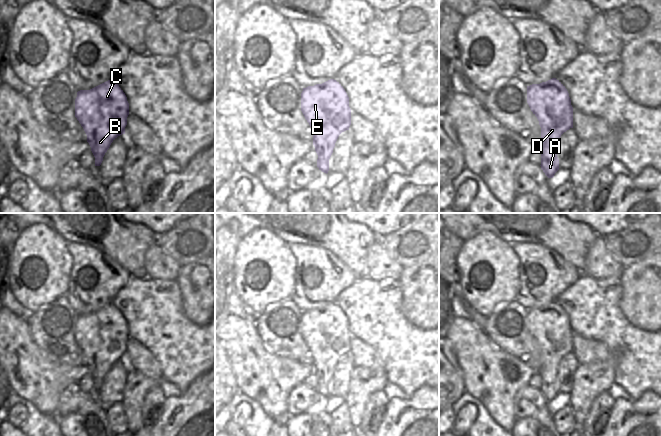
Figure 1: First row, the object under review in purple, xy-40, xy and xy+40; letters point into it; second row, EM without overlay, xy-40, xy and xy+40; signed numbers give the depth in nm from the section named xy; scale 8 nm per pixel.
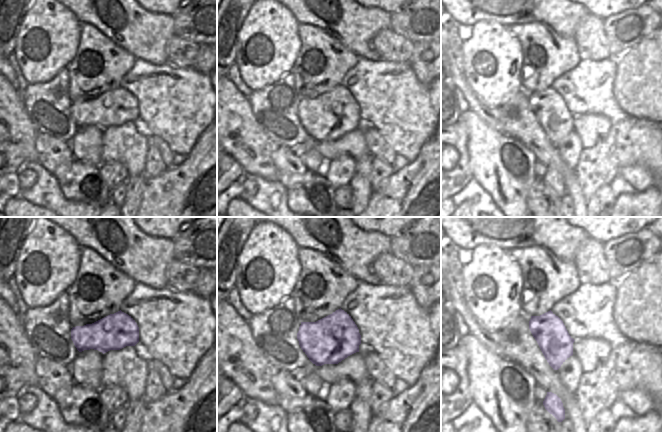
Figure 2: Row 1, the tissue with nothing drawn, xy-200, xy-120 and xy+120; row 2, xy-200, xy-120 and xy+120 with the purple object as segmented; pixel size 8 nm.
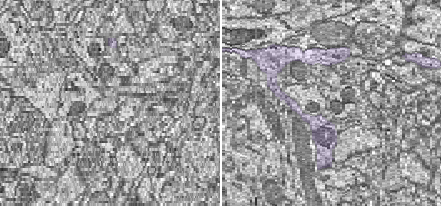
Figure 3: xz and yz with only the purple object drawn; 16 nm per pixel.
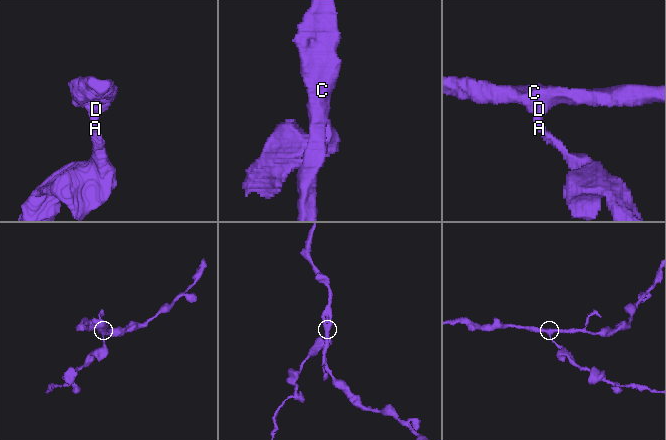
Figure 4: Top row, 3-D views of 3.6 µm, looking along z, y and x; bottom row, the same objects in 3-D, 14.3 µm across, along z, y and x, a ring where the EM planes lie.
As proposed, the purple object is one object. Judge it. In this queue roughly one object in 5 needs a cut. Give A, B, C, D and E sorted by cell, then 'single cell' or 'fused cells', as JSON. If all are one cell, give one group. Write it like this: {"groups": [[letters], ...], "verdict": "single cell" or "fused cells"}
{"groups": [["A", "B", "C", "D", "E"]], "verdict": "single cell"}

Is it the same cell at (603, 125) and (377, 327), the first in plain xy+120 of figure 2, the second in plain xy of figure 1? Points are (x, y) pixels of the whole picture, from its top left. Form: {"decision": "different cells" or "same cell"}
{"decision": "different cells"}

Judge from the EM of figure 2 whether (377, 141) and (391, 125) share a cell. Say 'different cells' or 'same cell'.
different cells

